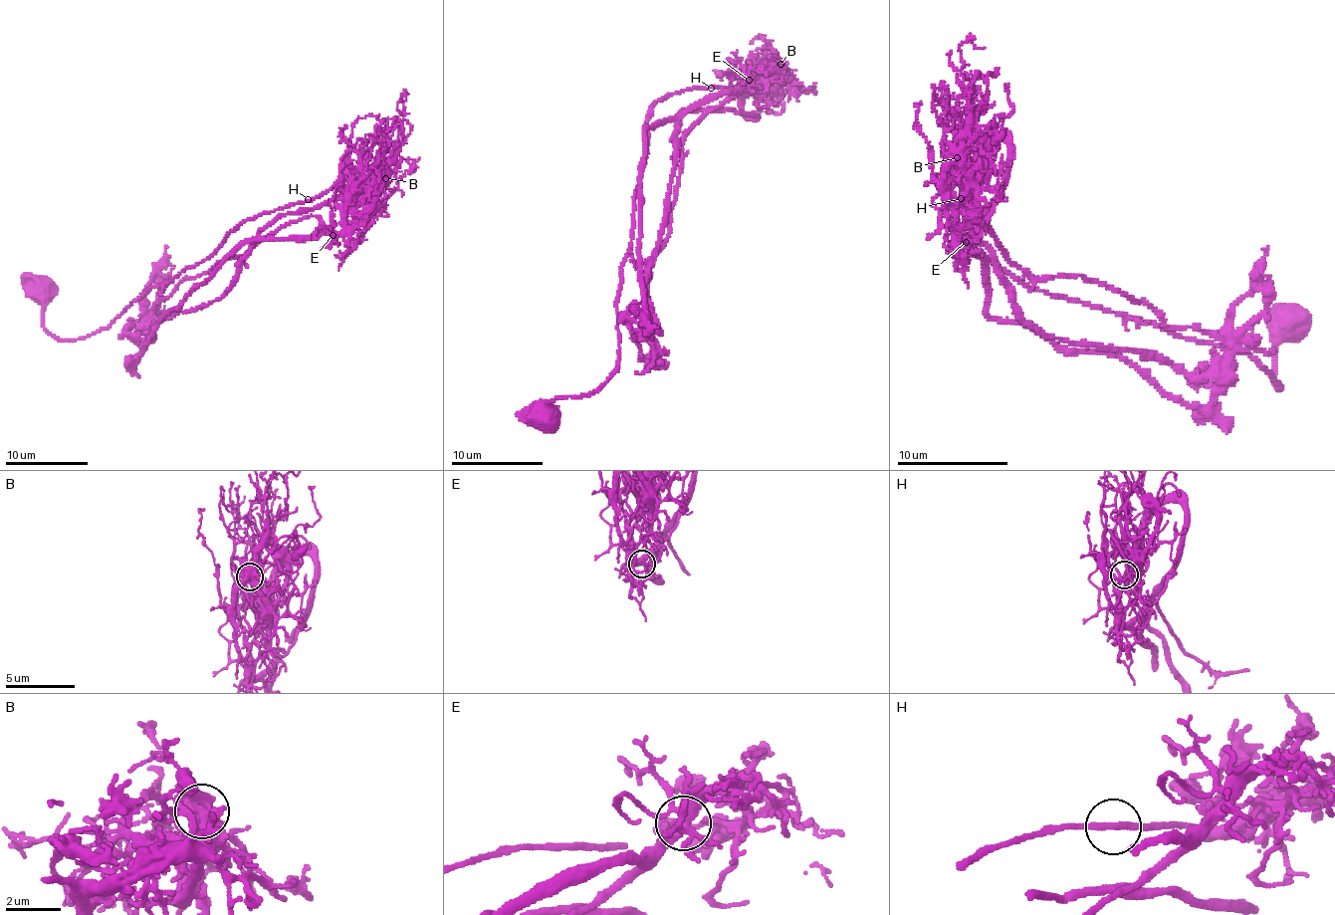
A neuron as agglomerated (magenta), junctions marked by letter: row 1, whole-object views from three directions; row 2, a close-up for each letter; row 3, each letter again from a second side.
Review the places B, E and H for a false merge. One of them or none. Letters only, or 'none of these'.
B

